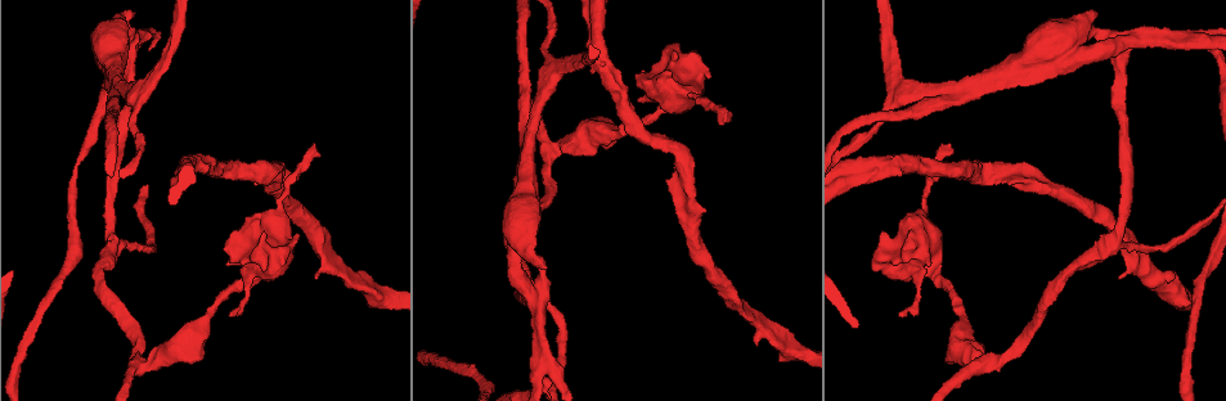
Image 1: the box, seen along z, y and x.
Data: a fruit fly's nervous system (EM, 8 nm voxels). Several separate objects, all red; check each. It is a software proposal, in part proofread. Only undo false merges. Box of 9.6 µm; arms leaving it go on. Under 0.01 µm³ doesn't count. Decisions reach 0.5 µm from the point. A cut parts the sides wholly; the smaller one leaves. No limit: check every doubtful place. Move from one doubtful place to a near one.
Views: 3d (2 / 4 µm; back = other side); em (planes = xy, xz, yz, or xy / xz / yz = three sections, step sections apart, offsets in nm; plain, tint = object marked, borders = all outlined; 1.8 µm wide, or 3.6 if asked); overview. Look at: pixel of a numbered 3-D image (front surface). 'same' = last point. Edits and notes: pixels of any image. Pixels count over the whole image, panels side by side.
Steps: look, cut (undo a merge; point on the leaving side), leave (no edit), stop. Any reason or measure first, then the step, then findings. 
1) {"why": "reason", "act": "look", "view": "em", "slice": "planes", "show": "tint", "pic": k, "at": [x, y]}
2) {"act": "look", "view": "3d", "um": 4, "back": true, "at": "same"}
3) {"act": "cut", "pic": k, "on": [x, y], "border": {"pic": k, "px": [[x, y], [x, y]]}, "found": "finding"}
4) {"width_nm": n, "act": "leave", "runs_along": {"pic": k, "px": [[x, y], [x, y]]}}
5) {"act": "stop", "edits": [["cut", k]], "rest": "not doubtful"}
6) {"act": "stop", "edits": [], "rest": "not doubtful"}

{"why": "touches itself", "act": "look", "view": "3d", "um": 4, "pic": 1, "at": [133, 48]}

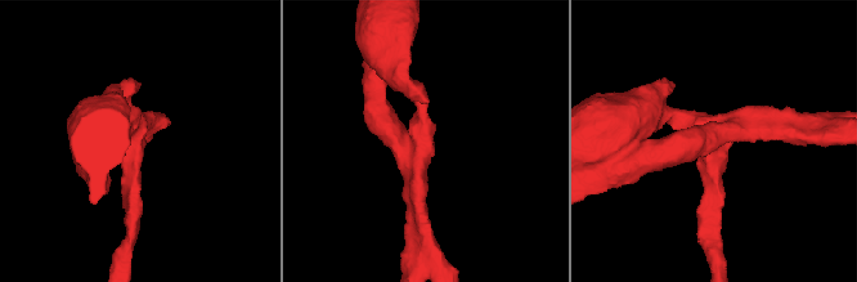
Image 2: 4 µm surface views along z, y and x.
{"act": "look", "view": "em", "slice": "planes", "show": "tint", "pic": 2, "at": [133, 142]}

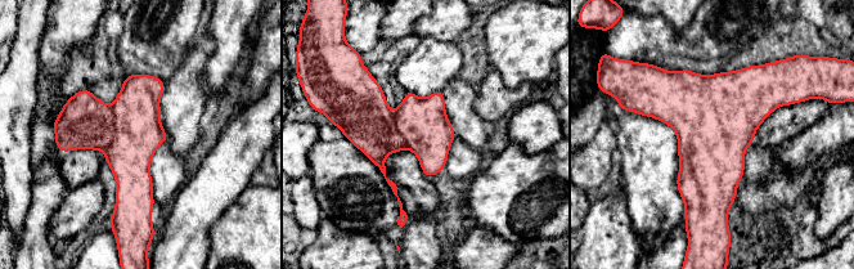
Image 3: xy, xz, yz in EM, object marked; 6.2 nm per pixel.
{"act": "cut", "pic": 3, "on": [85, 122], "border": {"pic": 3, "px": [[112, 106], [113, 138], [104, 151]]}, "found": "two cells meet here"}

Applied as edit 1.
{"act": "look", "view": "overview"}

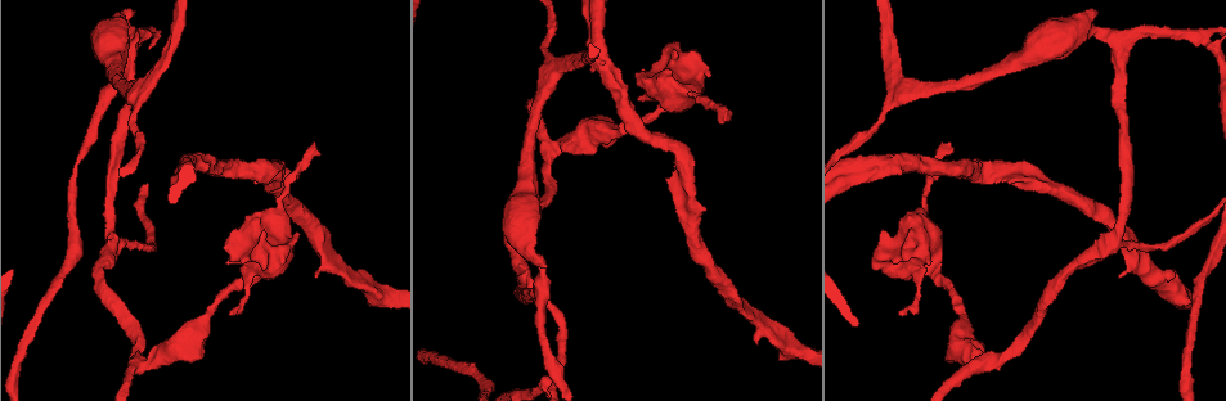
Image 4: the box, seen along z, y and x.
{"why": "thick turns thin", "act": "look", "view": "3d", "um": 4, "pic": 4, "at": [141, 37]}

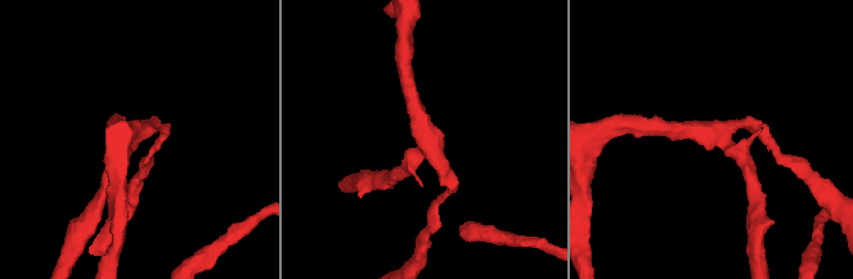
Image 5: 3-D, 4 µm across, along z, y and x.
{"arms": 3, "act": "look", "view": "em", "slice": "xz", "step": 16, "show": "tint", "pic": 5, "at": [715, 133]}

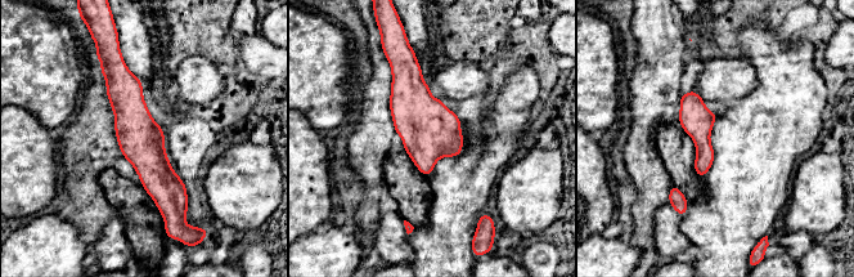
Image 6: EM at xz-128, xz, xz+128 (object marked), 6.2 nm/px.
{"act": "leave", "runs_along": {"pic": 6, "px": [[118, 65], [162, 206]]}, "found": "all the same cell"}

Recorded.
{"why": "calibre changes", "act": "look", "view": "em", "um": 3.6, "slice": "xz", "step": 16, "show": "plain", "pic": 4, "at": [1060, 35]}

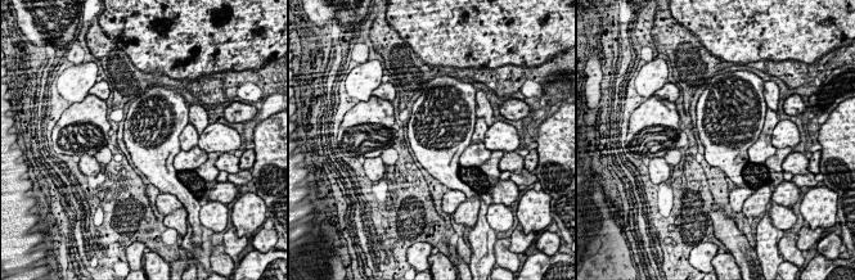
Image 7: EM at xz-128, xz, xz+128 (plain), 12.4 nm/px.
{"why": "with the object marked", "act": "look", "view": "em", "um": 3.6, "slice": "xz", "step": 16, "show": "tint", "at": "same"}

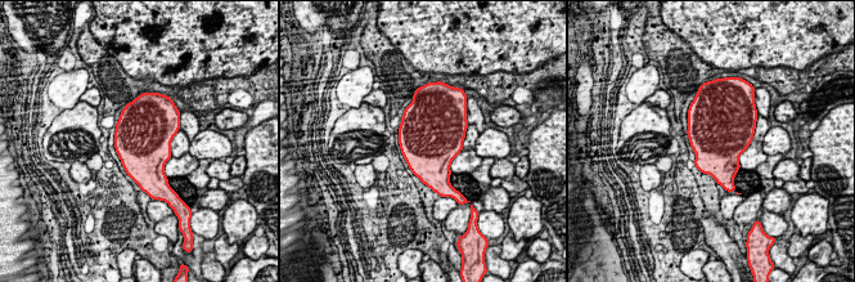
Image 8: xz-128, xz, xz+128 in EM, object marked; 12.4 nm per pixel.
{"act": "leave", "found": "one cell here"}

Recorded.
{"why": "a fork", "act": "look", "view": "3d", "um": 4, "pic": 4, "at": [151, 364]}

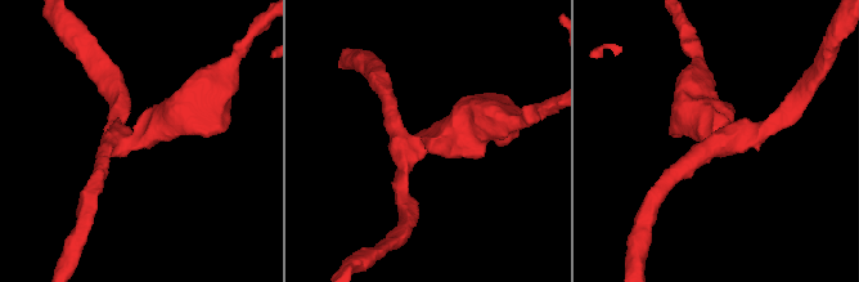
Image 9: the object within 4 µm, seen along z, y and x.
{"why": "need the tissue", "act": "look", "view": "em", "slice": "xz", "step": 16, "show": "tint", "pic": 9, "at": [719, 138]}

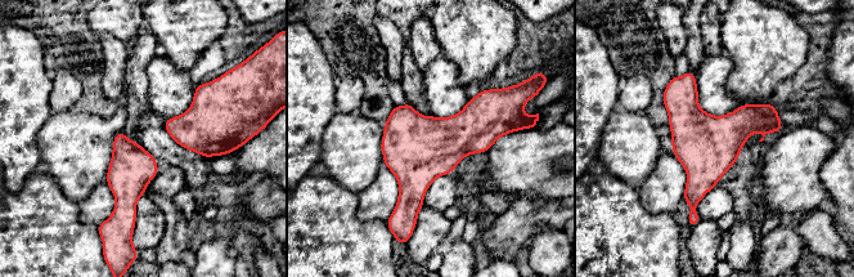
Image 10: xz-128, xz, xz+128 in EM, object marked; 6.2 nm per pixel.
{"act": "look", "view": "em", "slice": "planes", "show": "tint", "at": "same"}

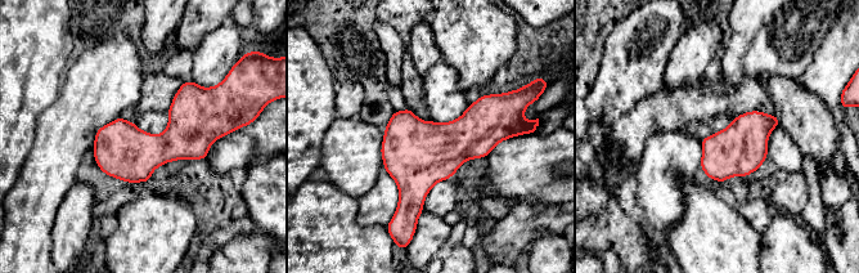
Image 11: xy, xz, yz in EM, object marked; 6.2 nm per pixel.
{"act": "leave", "found": "all the same cell"}

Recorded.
{"act": "stop", "edits": [["cut", 3]], "rest": "not doubtful"}

